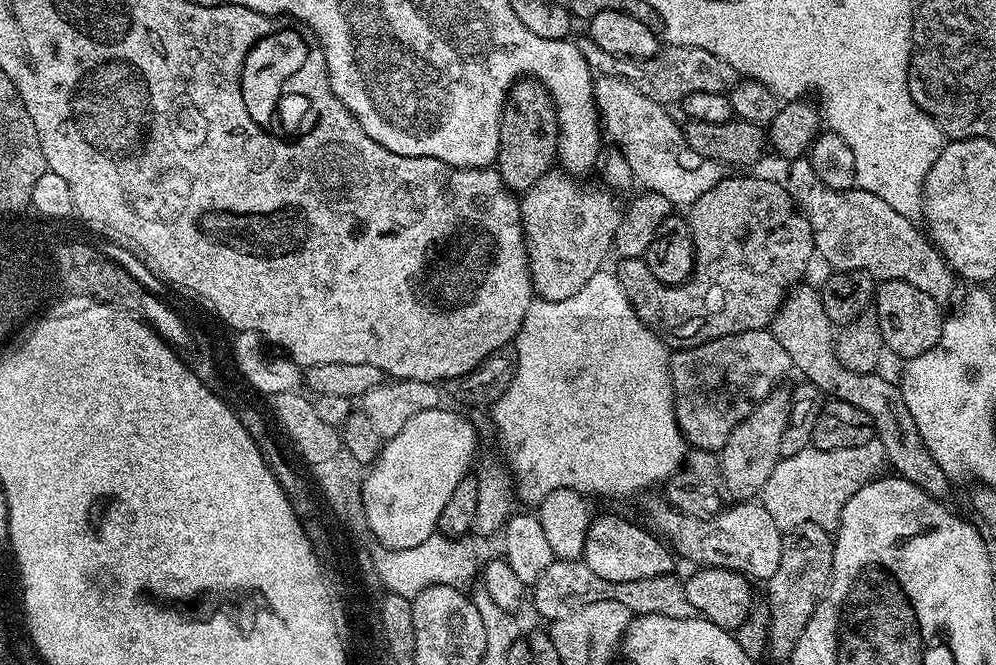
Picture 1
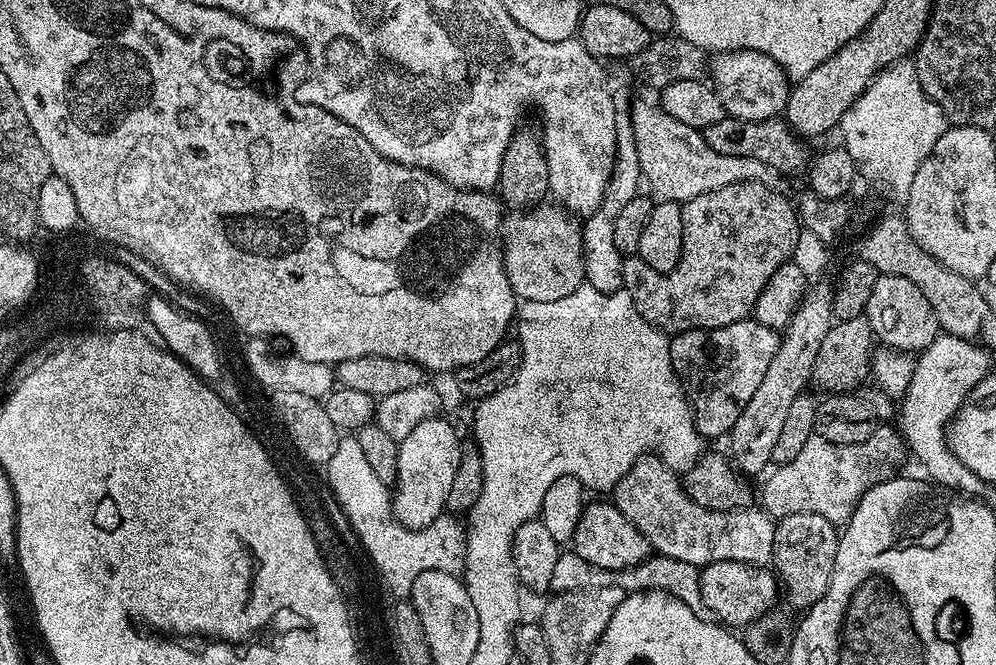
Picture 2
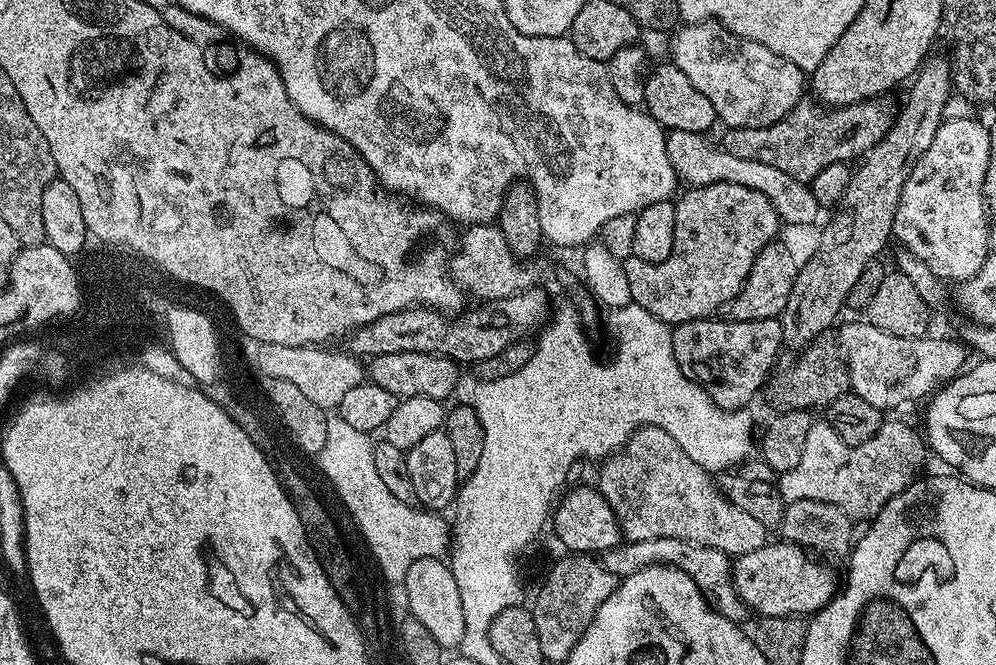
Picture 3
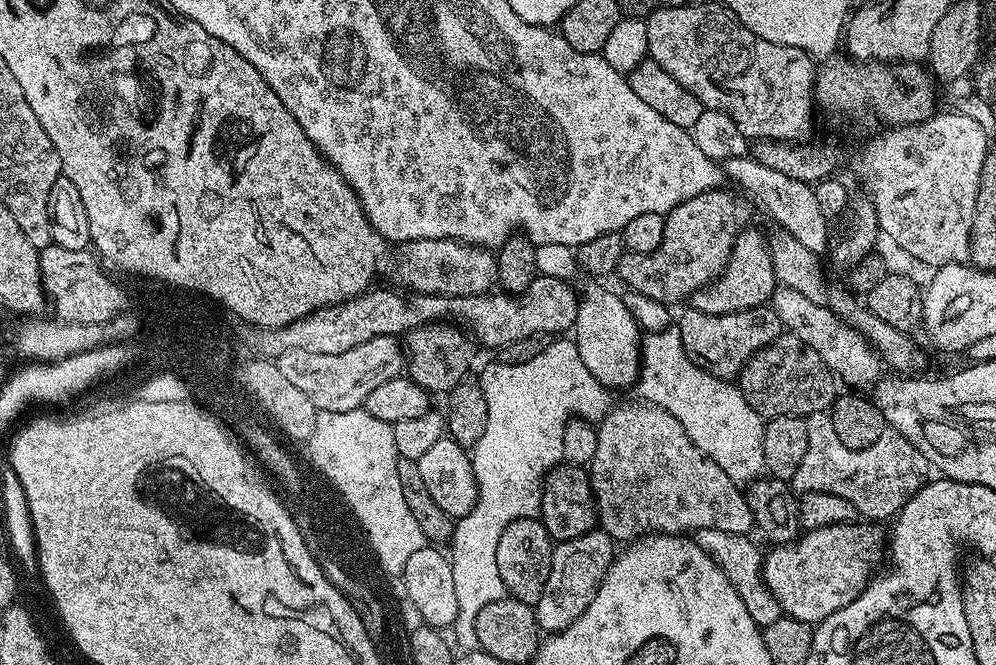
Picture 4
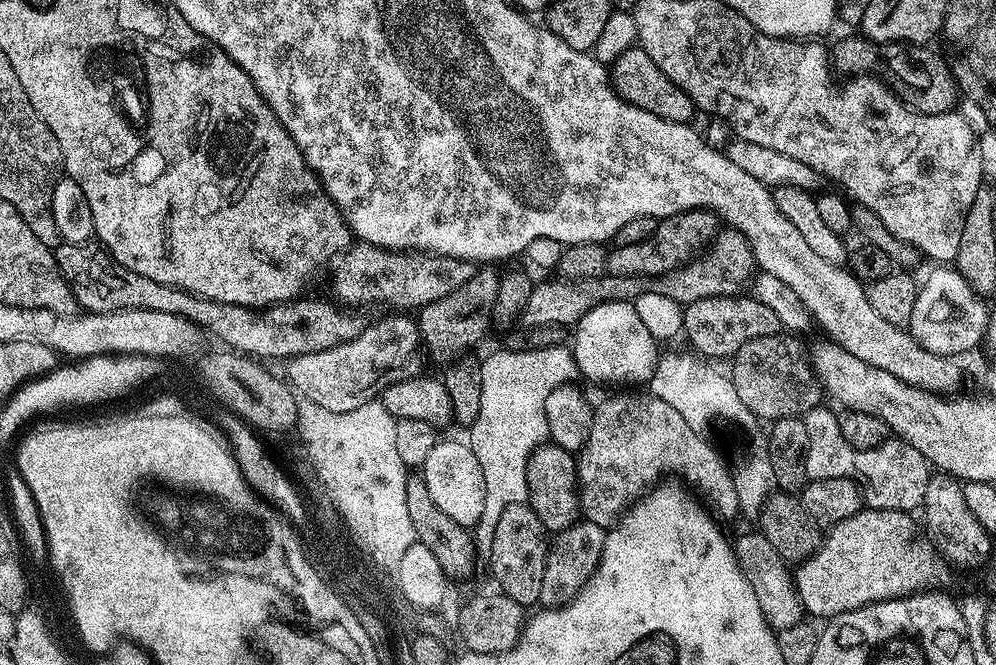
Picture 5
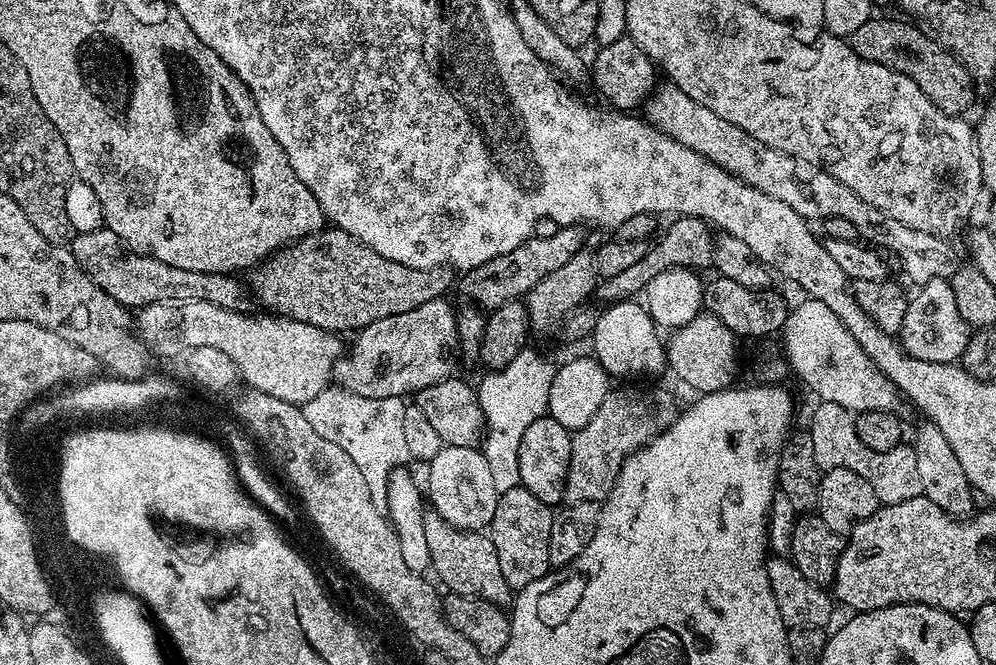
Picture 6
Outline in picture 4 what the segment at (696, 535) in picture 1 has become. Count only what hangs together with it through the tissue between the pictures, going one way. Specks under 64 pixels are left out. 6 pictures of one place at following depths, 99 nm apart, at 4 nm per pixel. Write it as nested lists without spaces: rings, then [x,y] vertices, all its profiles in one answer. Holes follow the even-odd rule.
[[[647,402],[635,403],[620,404],[617,408],[615,405],[615,407],[604,415],[604,419],[599,421],[596,428],[597,445],[590,465],[590,479],[592,481],[592,496],[596,499],[598,527],[606,534],[610,534],[613,541],[616,542],[620,542],[620,540],[631,542],[649,534],[695,534],[702,528],[722,530],[735,536],[743,536],[751,533],[754,528],[754,521],[752,511],[748,505],[748,497],[742,491],[741,485],[737,484],[732,475],[730,475],[727,468],[718,466],[718,462],[706,458],[706,454],[702,454],[702,450],[698,450],[698,446],[694,446],[694,442],[690,442],[686,430],[682,430],[682,422],[678,422],[678,418],[674,418],[674,414],[662,410],[662,406],[658,406],[657,404],[649,404]]]

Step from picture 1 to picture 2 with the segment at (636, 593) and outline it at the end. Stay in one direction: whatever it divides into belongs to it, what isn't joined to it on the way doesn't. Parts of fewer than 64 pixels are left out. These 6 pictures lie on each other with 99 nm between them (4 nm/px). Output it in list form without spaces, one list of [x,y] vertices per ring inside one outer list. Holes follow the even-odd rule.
[[[564,550],[561,551],[560,557],[555,563],[554,572],[551,575],[550,589],[553,593],[559,594],[562,592],[579,592],[585,588],[605,588],[611,584],[619,586],[625,594],[645,590],[671,592],[673,596],[676,596],[686,606],[690,606],[694,610],[704,608],[697,565],[690,562],[678,562],[674,558],[659,554],[649,555],[648,559],[638,566],[623,568],[621,572],[613,573],[586,562],[586,558],[578,558],[576,552]]]

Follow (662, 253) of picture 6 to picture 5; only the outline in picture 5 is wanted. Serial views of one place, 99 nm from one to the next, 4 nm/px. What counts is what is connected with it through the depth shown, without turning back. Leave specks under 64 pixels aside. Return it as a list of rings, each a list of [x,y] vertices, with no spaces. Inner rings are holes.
[[[727,226],[721,227],[712,236],[710,243],[699,253],[698,258],[692,258],[687,263],[657,276],[595,276],[594,278],[582,278],[581,280],[569,280],[567,278],[555,278],[556,280],[544,280],[535,285],[530,294],[530,302],[524,308],[523,319],[534,324],[562,324],[565,326],[576,326],[580,319],[588,311],[594,310],[596,306],[610,302],[635,302],[637,298],[647,292],[654,292],[674,299],[680,305],[698,302],[698,298],[710,298],[714,296],[735,296],[741,291],[740,288],[751,279],[754,272],[754,261],[752,251],[746,242],[746,238],[738,231]]]

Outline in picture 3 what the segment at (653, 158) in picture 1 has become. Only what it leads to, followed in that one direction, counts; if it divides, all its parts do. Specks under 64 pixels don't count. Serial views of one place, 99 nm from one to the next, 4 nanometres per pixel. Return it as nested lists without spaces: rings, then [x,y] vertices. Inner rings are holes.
[[[669,131],[667,138],[666,150],[670,154],[670,162],[674,166],[677,177],[683,183],[685,180],[685,185],[703,186],[730,182],[734,186],[750,186],[750,190],[758,190],[766,194],[766,198],[770,198],[774,210],[780,215],[784,224],[810,224],[817,219],[816,215],[821,215],[821,206],[814,198],[811,187],[802,183],[798,178],[790,178],[790,174],[777,170],[775,166],[765,166],[763,162],[750,162],[746,158],[738,158],[722,146],[711,148],[704,141],[707,139],[699,132]]]

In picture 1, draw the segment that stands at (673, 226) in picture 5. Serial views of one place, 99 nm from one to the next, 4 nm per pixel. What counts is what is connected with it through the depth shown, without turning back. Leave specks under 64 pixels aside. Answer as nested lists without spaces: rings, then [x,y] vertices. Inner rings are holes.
[[[728,174],[718,182],[718,186],[706,190],[706,194],[702,194],[702,198],[698,198],[691,204],[687,209],[686,219],[692,231],[692,241],[696,251],[696,267],[693,268],[691,276],[683,284],[663,284],[658,282],[658,278],[654,278],[654,274],[650,274],[648,264],[642,258],[638,260],[621,259],[619,261],[620,265],[615,265],[616,277],[622,282],[622,290],[626,290],[626,298],[630,298],[630,306],[634,306],[638,318],[645,326],[652,329],[657,336],[668,342],[673,342],[672,340],[680,340],[676,342],[699,342],[722,338],[730,334],[738,334],[746,330],[767,329],[781,304],[783,304],[784,297],[805,279],[805,272],[814,255],[811,224],[793,202],[787,187],[783,183],[775,184],[774,181],[767,180],[764,176],[732,176],[732,174]]]

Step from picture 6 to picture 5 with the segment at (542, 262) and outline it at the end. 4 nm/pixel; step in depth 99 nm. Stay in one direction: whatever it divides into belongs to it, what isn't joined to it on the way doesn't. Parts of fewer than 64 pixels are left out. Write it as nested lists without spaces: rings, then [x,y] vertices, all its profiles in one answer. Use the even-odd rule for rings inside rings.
[[[492,266],[477,267],[476,273],[468,282],[462,282],[458,290],[450,290],[446,298],[438,298],[438,302],[427,304],[419,309],[418,323],[423,345],[432,351],[436,360],[451,362],[472,347],[487,334],[490,329],[494,298],[498,294],[501,273],[496,273]]]

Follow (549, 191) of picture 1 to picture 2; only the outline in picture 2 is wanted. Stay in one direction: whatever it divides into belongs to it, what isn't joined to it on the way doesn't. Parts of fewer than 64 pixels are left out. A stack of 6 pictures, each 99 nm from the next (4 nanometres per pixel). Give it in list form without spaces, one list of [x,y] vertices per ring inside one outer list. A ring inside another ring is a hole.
[[[541,202],[519,213],[516,224],[503,229],[506,278],[521,301],[558,302],[585,283],[581,221],[555,202]]]

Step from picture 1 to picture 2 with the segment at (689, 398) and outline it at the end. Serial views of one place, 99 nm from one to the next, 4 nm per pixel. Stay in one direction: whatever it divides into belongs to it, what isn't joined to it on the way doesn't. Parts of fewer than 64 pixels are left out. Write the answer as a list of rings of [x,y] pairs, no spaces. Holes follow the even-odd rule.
[[[755,318],[739,320],[730,326],[718,326],[706,330],[686,330],[677,332],[669,339],[670,362],[674,366],[689,404],[692,406],[692,418],[696,421],[696,429],[705,438],[711,436],[727,437],[732,431],[738,416],[746,409],[747,403],[758,391],[758,386],[765,377],[770,362],[778,354],[781,344],[781,333],[770,326],[762,326]]]

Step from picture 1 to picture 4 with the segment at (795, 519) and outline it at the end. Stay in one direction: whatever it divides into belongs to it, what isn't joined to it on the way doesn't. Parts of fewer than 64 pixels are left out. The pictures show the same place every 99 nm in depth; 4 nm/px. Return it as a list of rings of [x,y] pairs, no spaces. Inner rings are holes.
[[[815,412],[806,418],[806,454],[798,474],[790,481],[793,492],[826,492],[846,498],[868,522],[891,521],[919,493],[926,483],[930,465],[927,458],[900,432],[885,430],[882,438],[866,450],[850,450],[838,439],[828,412]]]

